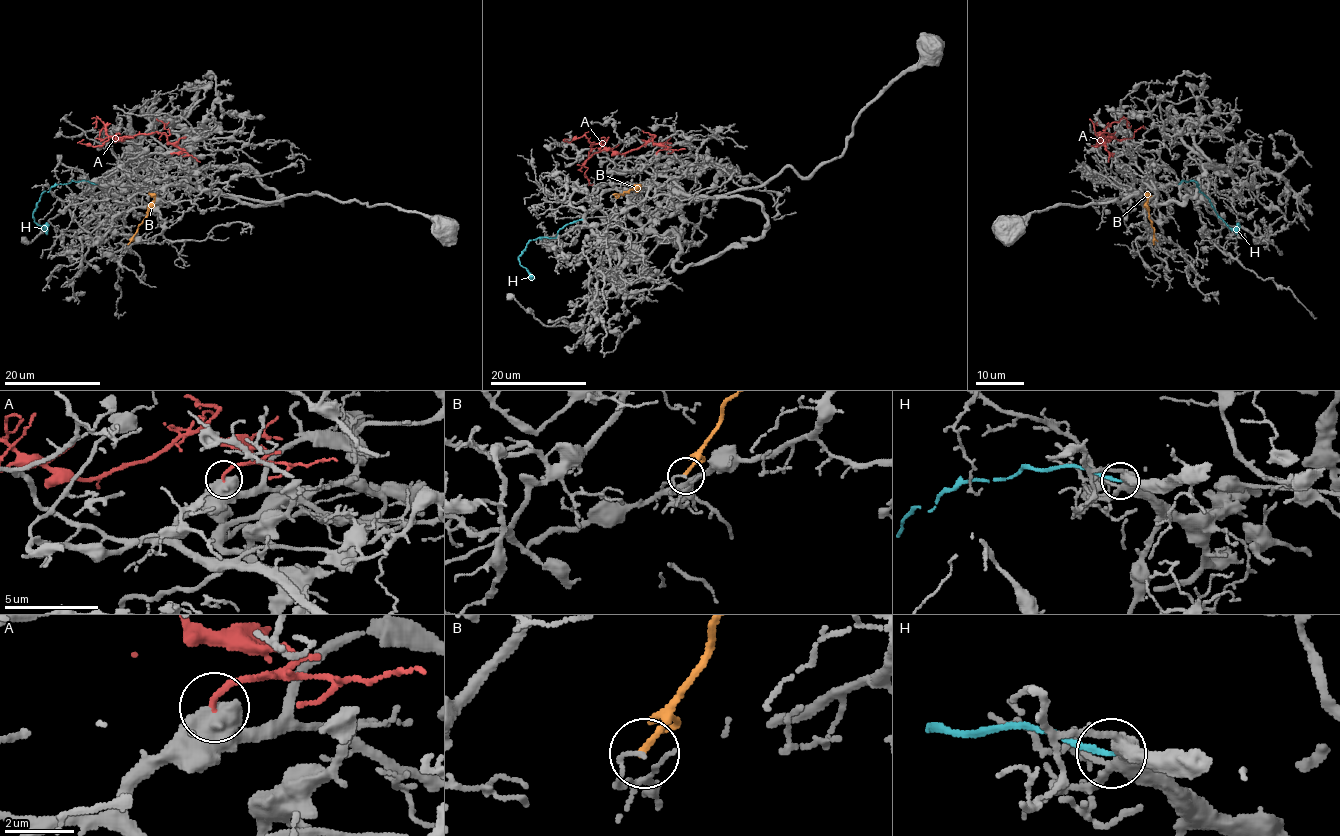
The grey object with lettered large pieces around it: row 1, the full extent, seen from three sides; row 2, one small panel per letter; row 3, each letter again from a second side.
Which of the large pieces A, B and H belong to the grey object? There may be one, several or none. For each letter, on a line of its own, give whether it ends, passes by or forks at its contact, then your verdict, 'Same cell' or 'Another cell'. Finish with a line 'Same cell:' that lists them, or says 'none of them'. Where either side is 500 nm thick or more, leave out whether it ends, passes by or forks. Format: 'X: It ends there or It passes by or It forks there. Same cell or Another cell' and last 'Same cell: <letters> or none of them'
A: Same cell
B: It ends there. Another cell
H: It ends there. Another cell
Same cell: A

